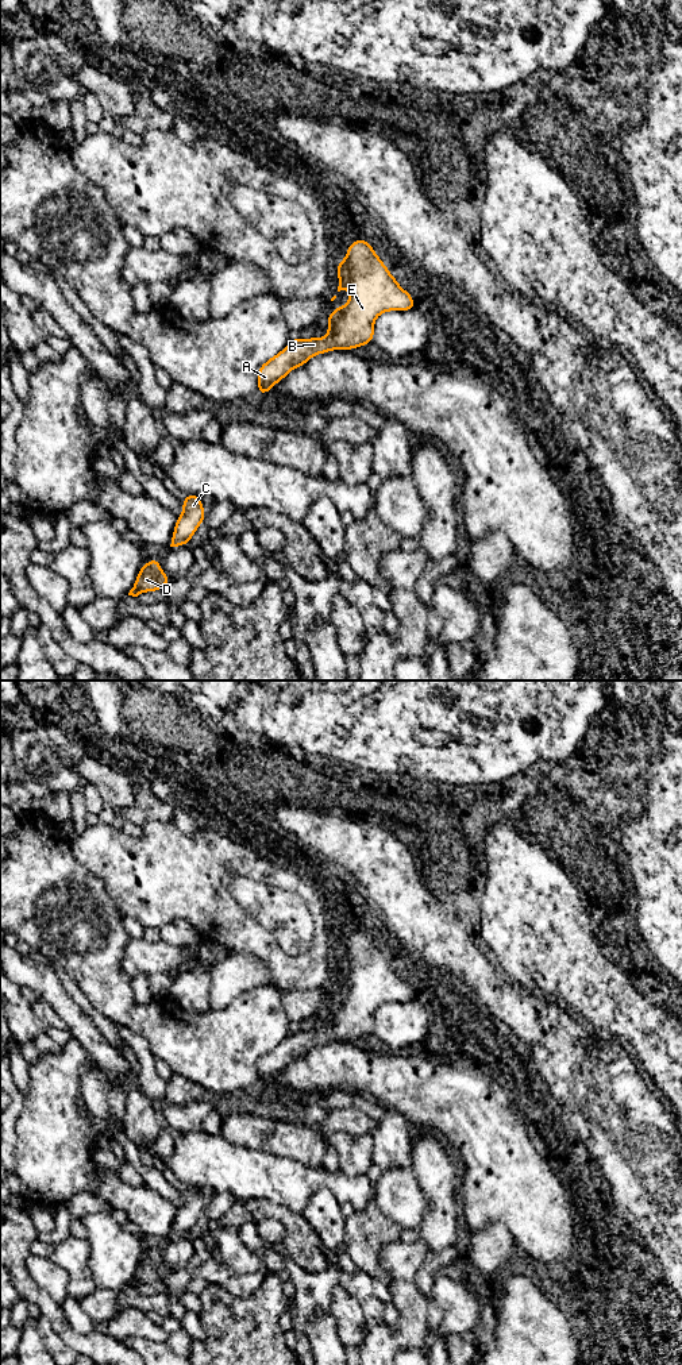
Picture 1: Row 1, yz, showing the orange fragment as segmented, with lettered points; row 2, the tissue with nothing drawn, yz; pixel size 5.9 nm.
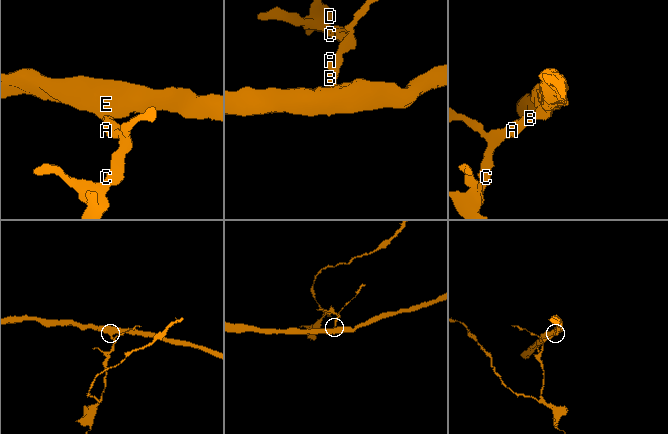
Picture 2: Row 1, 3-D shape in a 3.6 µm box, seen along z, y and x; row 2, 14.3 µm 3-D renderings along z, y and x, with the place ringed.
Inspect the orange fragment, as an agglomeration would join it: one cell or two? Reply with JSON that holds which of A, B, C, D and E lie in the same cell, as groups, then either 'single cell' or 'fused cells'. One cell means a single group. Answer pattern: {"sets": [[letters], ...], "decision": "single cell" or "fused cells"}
{"sets": [["A", "B", "C", "D", "E"]], "decision": "single cell"}

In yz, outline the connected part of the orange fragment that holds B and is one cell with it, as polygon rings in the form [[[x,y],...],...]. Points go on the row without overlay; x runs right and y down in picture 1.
[[[357,930],[336,956],[338,983],[347,980],[348,994],[328,1007],[328,1027],[293,1032],[265,1053],[258,1064],[258,1086],[262,1087],[293,1060],[312,1048],[331,1041],[354,1041],[373,1033],[375,1010],[389,1002],[411,1002],[413,988],[404,982],[374,944],[370,933]]]

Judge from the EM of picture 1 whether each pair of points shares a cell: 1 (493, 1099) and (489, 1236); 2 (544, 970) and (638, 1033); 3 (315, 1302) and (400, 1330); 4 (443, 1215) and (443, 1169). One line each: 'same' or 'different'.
1: different
2: same
3: different
4: same

